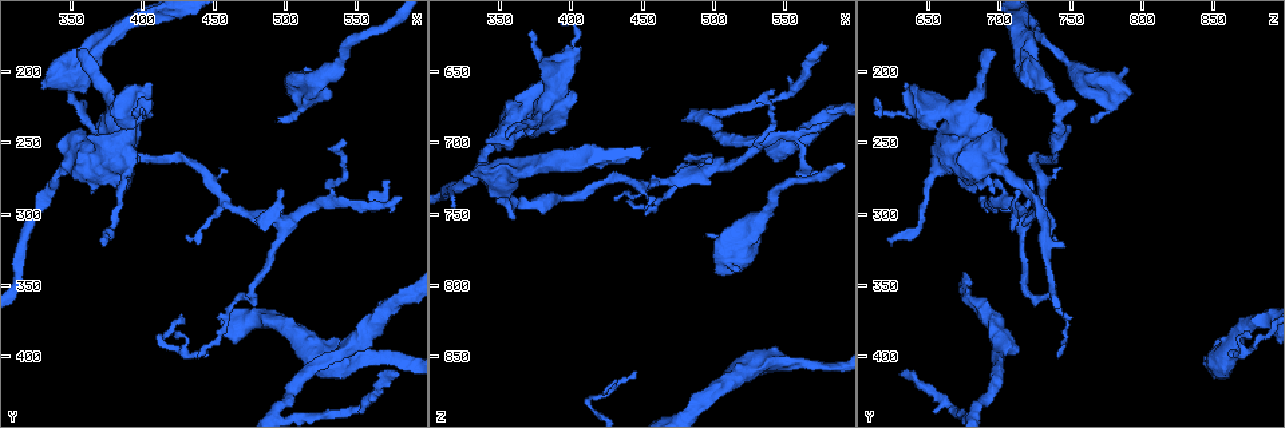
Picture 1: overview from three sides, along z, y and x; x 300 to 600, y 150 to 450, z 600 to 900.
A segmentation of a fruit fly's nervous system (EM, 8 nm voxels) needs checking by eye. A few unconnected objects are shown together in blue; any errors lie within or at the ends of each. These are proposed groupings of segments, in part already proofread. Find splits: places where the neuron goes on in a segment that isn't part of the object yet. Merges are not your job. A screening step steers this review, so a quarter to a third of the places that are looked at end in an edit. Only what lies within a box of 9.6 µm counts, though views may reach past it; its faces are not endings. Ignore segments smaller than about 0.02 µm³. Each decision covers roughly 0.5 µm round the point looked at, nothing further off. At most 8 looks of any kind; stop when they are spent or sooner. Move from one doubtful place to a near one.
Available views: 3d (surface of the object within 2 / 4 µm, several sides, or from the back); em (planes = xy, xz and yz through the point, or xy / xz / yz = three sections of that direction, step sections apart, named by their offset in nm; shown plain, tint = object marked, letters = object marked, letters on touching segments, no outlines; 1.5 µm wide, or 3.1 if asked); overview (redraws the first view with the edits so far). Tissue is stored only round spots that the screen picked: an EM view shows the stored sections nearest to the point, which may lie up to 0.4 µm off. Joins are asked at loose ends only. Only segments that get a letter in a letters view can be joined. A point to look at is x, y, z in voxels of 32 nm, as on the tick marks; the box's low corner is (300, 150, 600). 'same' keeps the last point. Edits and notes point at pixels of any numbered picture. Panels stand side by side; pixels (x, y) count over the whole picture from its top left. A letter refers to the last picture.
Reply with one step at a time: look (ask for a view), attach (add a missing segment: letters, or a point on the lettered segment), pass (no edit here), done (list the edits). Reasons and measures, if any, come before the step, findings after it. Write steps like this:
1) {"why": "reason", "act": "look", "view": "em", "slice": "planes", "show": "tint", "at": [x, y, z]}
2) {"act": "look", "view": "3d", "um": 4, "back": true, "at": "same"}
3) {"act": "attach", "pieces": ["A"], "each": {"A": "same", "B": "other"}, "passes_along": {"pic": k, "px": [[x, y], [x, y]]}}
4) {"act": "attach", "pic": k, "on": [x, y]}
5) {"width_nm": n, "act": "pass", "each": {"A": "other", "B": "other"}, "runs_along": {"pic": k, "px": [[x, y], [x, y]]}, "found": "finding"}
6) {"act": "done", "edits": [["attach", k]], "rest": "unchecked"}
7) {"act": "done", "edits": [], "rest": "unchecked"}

{"why": "tapers out", "act": "look", "view": "3d", "um": 2, "at": [374, 324, 624]}

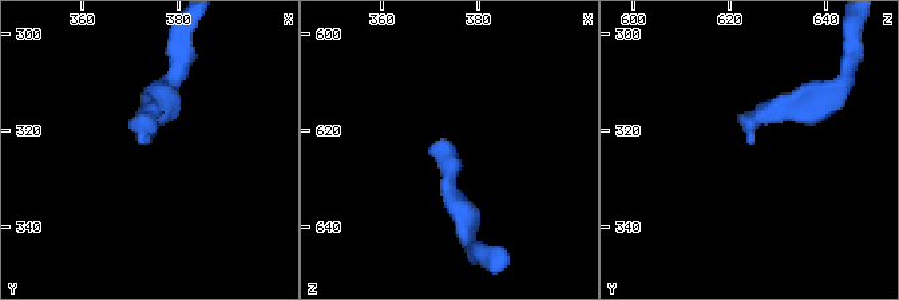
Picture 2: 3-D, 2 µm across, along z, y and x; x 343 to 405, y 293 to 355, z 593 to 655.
{"act": "look", "view": "em", "slice": "planes", "show": "tint", "at": [373, 323, 625]}

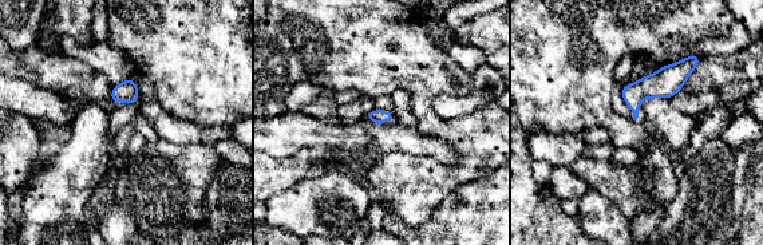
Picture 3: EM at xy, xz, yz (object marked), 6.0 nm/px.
{"why": "what lies round it", "act": "look", "view": "em", "slice": "planes", "show": "letters", "at": "same"}

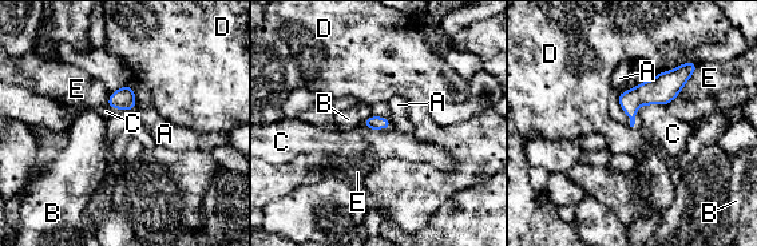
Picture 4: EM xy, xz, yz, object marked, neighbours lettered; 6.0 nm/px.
{"act": "pass", "each": {"A": "other", "B": "other", "C": "other", "D": "other", "E": "other"}, "found": "none of them fits"}

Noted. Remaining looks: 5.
{"why": "an open end", "act": "look", "view": "3d", "um": 4, "at": [428, 316, 742]}

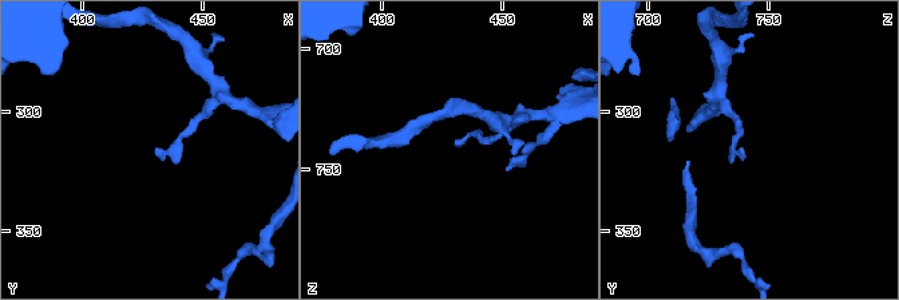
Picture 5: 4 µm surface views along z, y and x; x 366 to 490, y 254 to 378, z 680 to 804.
{"act": "look", "view": "em", "slice": "planes", "show": "letters", "at": [429, 316, 740]}

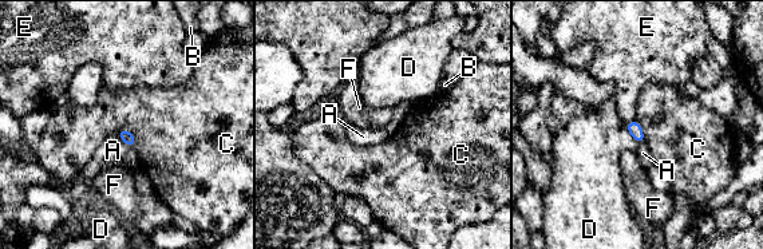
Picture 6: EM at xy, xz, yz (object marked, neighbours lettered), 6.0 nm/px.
{"act": "pass", "each": {"A": "other", "B": "other", "C": "other", "D": "other", "E": "other", "F": "other"}, "found": "no lettered segment goes on from it"}

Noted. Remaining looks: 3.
{"why": "long arm stops here", "act": "look", "view": "em", "slice": "planes", "show": "letters", "at": [578, 412, 630]}

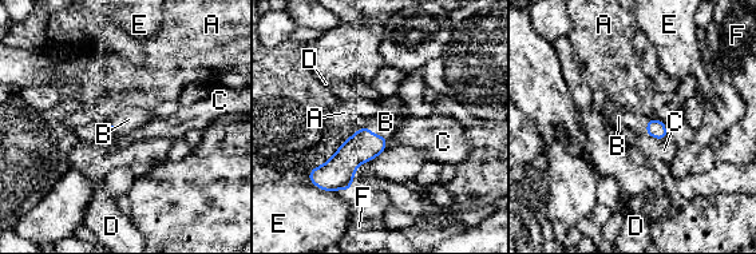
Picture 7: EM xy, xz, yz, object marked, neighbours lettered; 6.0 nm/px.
{"act": "attach", "pieces": ["B"], "each": {"A": "other", "B": "same", "C": "other", "D": "other", "E": "other", "F": "other"}, "found": "the neuron continues"}

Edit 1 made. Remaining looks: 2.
{"act": "done", "edits": [["attach", 7]], "rest": "unchecked"}

